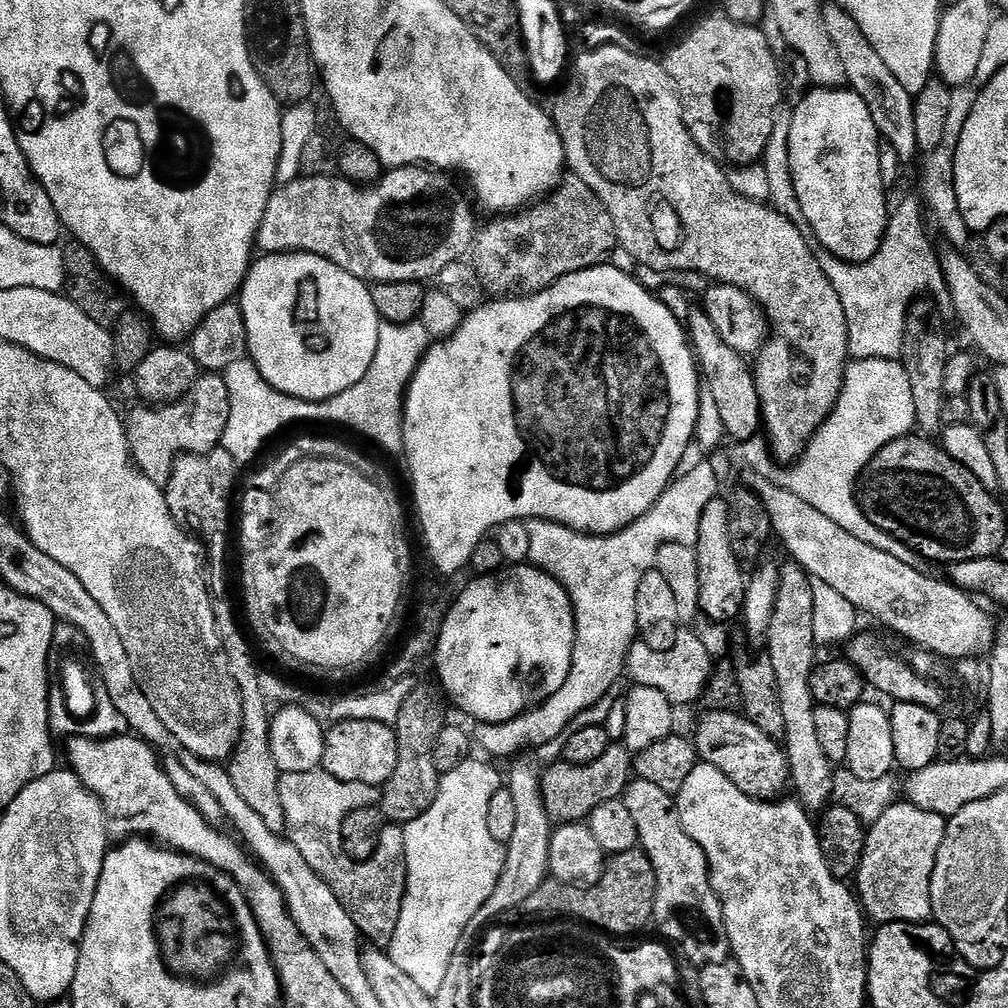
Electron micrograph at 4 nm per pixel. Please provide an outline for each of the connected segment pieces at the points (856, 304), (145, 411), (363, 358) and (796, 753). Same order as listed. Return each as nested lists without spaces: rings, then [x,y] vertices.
[[[912,200],[897,208],[895,205],[878,254],[865,264],[847,264],[826,251],[821,251],[819,258],[826,278],[830,278],[834,290],[838,290],[838,298],[842,298],[842,310],[846,310],[849,357],[852,360],[882,358],[899,361],[908,307],[921,294],[945,291],[940,257],[928,241],[919,206]]]
[[[201,374],[194,382],[191,390],[180,400],[173,404],[161,404],[159,406],[140,406],[129,416],[126,416],[126,427],[128,430],[128,445],[132,460],[142,470],[146,478],[150,478],[158,485],[167,485],[168,479],[172,477],[172,467],[179,456],[193,452],[213,452],[223,441],[226,422],[230,420],[230,390],[226,390],[226,382],[220,374]]]
[[[309,252],[261,255],[253,263],[252,269],[248,272],[248,277],[244,279],[244,284],[240,287],[238,303],[246,326],[248,356],[258,366],[262,378],[266,378],[266,382],[270,382],[270,386],[274,386],[274,390],[299,400],[319,402],[342,394],[342,390],[350,390],[350,386],[354,386],[354,382],[362,382],[362,378],[366,378],[366,370],[370,370],[370,362],[374,362],[374,354],[378,350],[378,330],[382,321],[378,310],[374,306],[371,287],[365,281],[354,278],[354,274],[334,266],[334,262],[330,262],[321,256],[311,256]]]
[[[788,562],[788,565],[780,568],[778,598],[774,602],[770,626],[766,633],[766,659],[774,666],[774,674],[778,677],[778,696],[782,702],[782,715],[786,722],[786,734],[782,744],[788,753],[788,765],[792,770],[791,785],[794,792],[796,788],[795,795],[805,809],[824,810],[834,800],[834,765],[822,750],[814,723],[814,710],[818,705],[812,697],[810,678],[818,663],[818,645],[814,638],[812,581],[812,577],[798,563]]]

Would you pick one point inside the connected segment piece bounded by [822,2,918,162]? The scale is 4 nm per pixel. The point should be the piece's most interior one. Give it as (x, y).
(890, 103)

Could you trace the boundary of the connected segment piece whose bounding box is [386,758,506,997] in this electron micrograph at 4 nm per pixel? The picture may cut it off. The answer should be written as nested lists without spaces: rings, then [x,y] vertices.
[[[469,758],[463,760],[454,770],[443,773],[440,777],[440,793],[434,798],[434,806],[426,810],[409,824],[403,825],[406,838],[406,894],[402,902],[402,914],[398,914],[398,930],[394,930],[394,938],[386,951],[392,960],[422,990],[426,990],[431,997],[436,997],[438,990],[442,989],[442,982],[450,970],[450,962],[456,953],[458,942],[472,924],[474,914],[482,910],[482,902],[494,894],[498,880],[504,870],[505,845],[493,838],[490,829],[486,826],[484,809],[486,807],[486,791],[484,780],[501,779],[502,772],[491,768],[489,761]]]

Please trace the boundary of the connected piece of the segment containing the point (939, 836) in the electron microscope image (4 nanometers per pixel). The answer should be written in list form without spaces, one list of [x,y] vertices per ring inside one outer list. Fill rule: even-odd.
[[[907,802],[891,804],[867,829],[868,837],[858,873],[858,896],[877,925],[894,922],[922,924],[932,920],[930,878],[944,841],[948,820]]]

